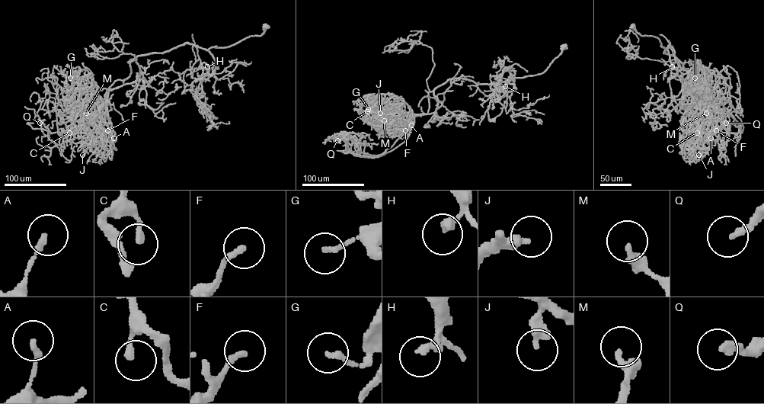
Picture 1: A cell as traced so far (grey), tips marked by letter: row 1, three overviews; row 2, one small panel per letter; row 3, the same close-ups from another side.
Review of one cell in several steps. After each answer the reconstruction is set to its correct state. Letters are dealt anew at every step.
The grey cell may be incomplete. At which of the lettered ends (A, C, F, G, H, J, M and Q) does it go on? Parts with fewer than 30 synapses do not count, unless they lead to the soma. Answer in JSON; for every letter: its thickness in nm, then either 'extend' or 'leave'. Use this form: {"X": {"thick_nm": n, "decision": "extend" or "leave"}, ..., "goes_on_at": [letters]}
{"A": {"thick_nm": 200, "decision": "leave"}, "C": {"thick_nm": 200, "decision": "leave"}, "F": {"thick_nm": 200, "decision": "leave"}, "G": {"thick_nm": 190, "decision": "leave"}, "H": {"thick_nm": 300, "decision": "leave"}, "J": {"thick_nm": 360, "decision": "leave"}, "M": {"thick_nm": 300, "decision": "leave"}, "Q": {"thick_nm": 240, "decision": "leave"}, "goes_on_at": []}

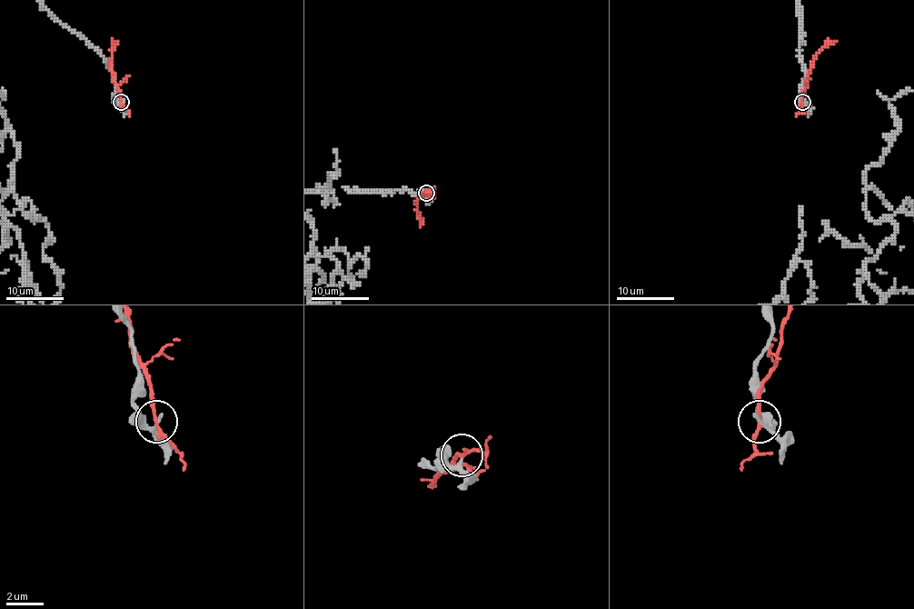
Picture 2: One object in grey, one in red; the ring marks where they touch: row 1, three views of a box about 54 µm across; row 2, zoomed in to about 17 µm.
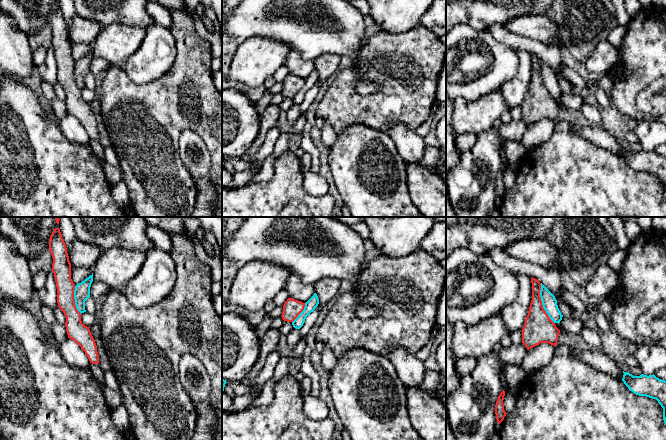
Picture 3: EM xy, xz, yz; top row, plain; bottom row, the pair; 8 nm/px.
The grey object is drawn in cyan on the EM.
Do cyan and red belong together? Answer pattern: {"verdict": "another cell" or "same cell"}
{"verdict": "another cell"}

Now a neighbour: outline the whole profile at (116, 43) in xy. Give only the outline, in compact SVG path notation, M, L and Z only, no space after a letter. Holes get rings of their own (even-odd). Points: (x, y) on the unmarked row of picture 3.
M122 23L102 27L92 44L93 56L107 60L111 66L123 68L145 35L146 29Z

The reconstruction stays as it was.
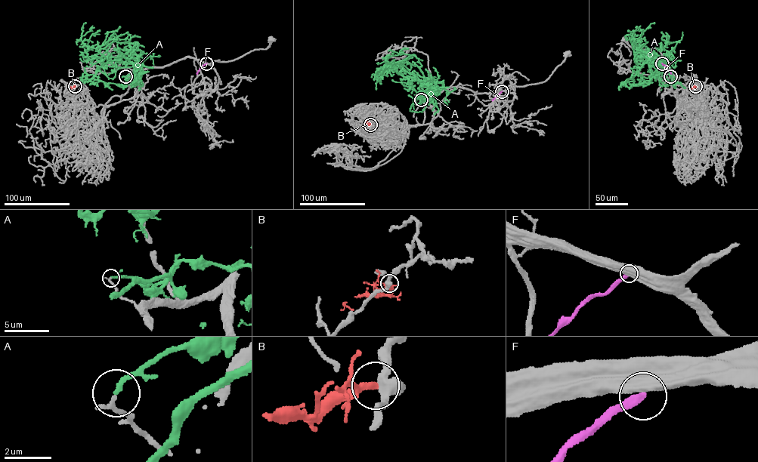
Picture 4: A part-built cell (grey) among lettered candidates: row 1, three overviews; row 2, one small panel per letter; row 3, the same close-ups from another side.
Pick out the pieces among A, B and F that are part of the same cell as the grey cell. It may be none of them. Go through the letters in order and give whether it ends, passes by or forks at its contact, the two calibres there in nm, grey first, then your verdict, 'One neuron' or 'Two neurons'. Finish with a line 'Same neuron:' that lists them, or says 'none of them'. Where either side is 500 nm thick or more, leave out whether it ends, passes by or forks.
A: It ends there. Thickness 190 nm (grey) against 180 nm. Two neurons
B: It passes by. Thickness 400 nm (grey) against 220 nm. Two neurons
F: Thickness 750 nm (grey) against 280 nm. Two neurons
Same neuron: none of them

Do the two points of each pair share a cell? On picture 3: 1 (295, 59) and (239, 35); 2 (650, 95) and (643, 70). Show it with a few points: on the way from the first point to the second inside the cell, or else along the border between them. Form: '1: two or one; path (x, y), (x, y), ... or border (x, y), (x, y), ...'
1: two; border (292, 49), (303, 59), (313, 61)
2: two; border (655, 78), (638, 93), (635, 100), (636, 107)

